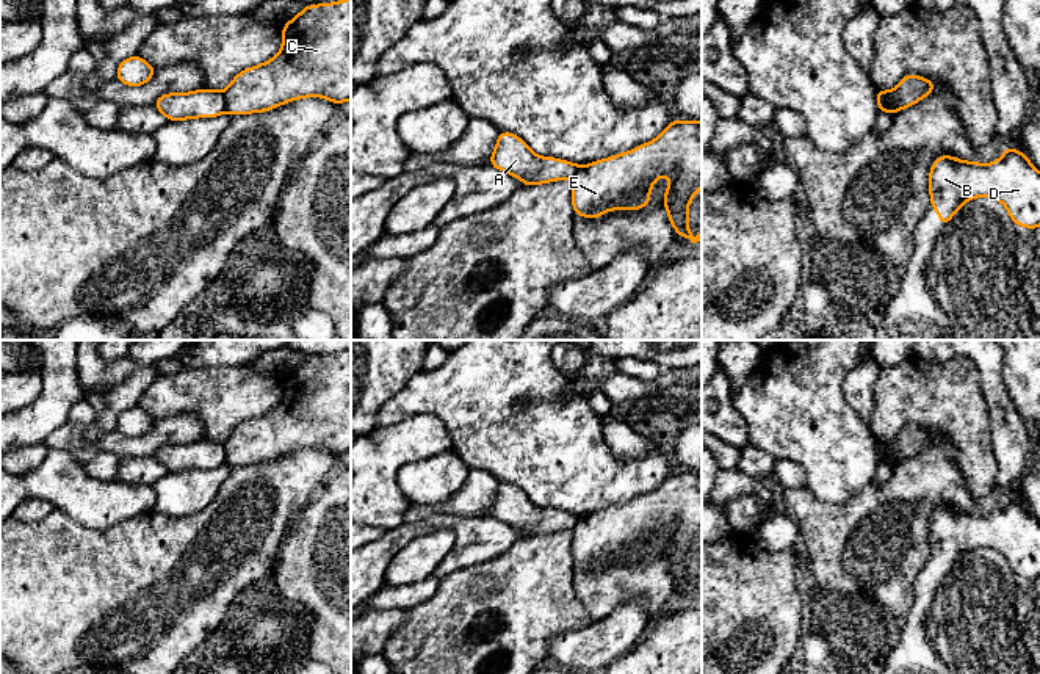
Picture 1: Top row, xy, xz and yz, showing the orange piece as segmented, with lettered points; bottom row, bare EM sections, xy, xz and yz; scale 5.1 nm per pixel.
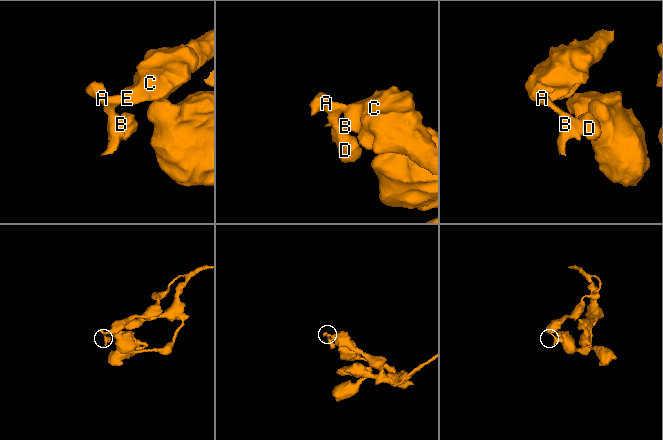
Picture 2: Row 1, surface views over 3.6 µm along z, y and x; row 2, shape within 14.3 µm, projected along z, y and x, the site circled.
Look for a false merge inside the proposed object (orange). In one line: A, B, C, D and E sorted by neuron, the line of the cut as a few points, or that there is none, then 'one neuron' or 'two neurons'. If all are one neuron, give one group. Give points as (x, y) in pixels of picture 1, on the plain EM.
A B D / C E; cut in xy along (223, 442), (226, 463); two neurons

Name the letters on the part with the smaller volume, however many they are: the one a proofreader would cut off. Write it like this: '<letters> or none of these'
A, B, D

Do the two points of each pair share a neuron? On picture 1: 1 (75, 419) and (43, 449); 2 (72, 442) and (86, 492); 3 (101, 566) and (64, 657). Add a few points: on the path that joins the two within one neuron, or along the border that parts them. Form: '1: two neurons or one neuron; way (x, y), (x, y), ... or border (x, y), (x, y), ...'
1: one neuron; way (68, 423), (50, 441)
2: two neurons; border (52, 447), (68, 450), (82, 466)
3: one neuron; way (90, 588), (64, 613), (64, 635)

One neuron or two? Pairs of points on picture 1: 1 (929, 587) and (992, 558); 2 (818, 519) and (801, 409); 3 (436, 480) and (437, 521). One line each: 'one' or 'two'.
1: two
2: two
3: two

